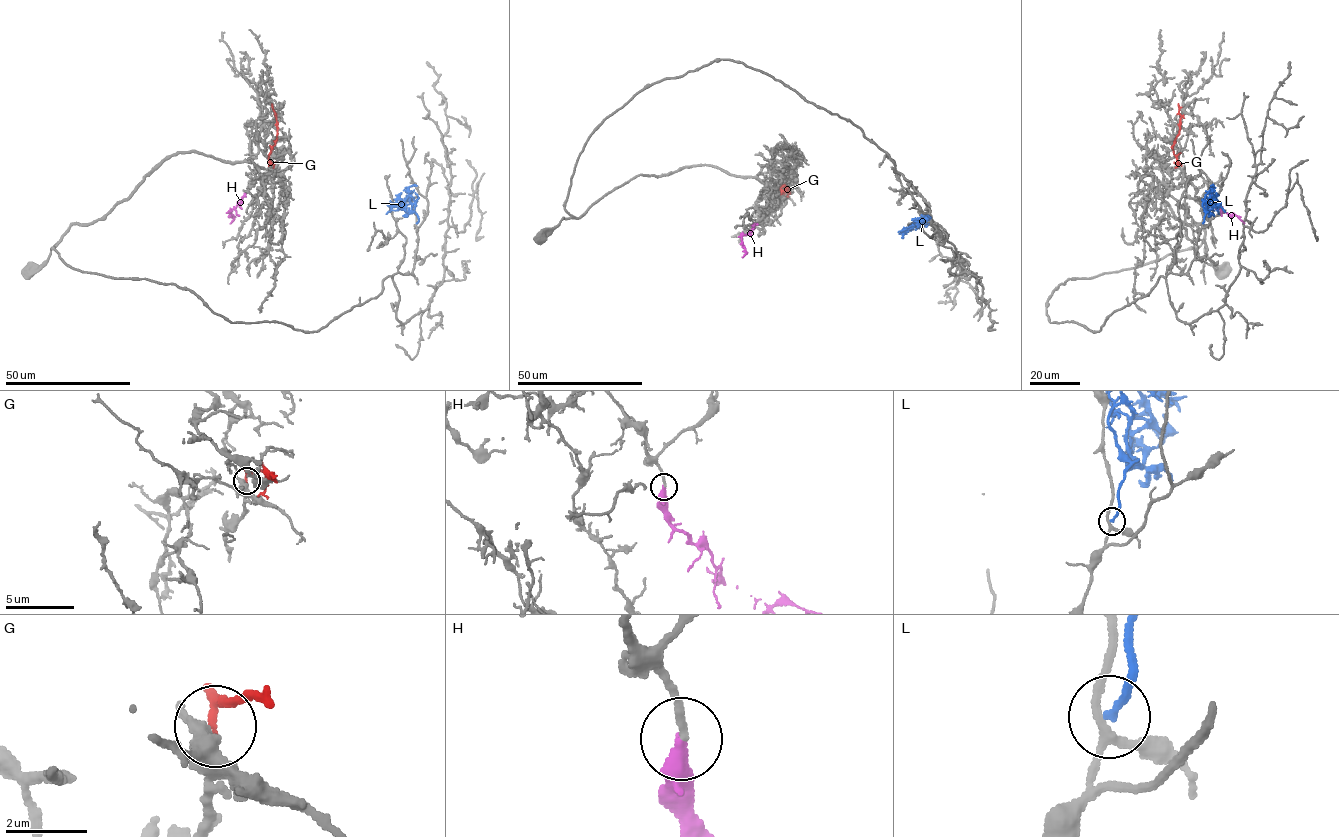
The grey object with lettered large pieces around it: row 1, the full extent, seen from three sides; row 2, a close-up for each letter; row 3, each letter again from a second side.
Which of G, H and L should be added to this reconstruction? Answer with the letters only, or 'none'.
none

